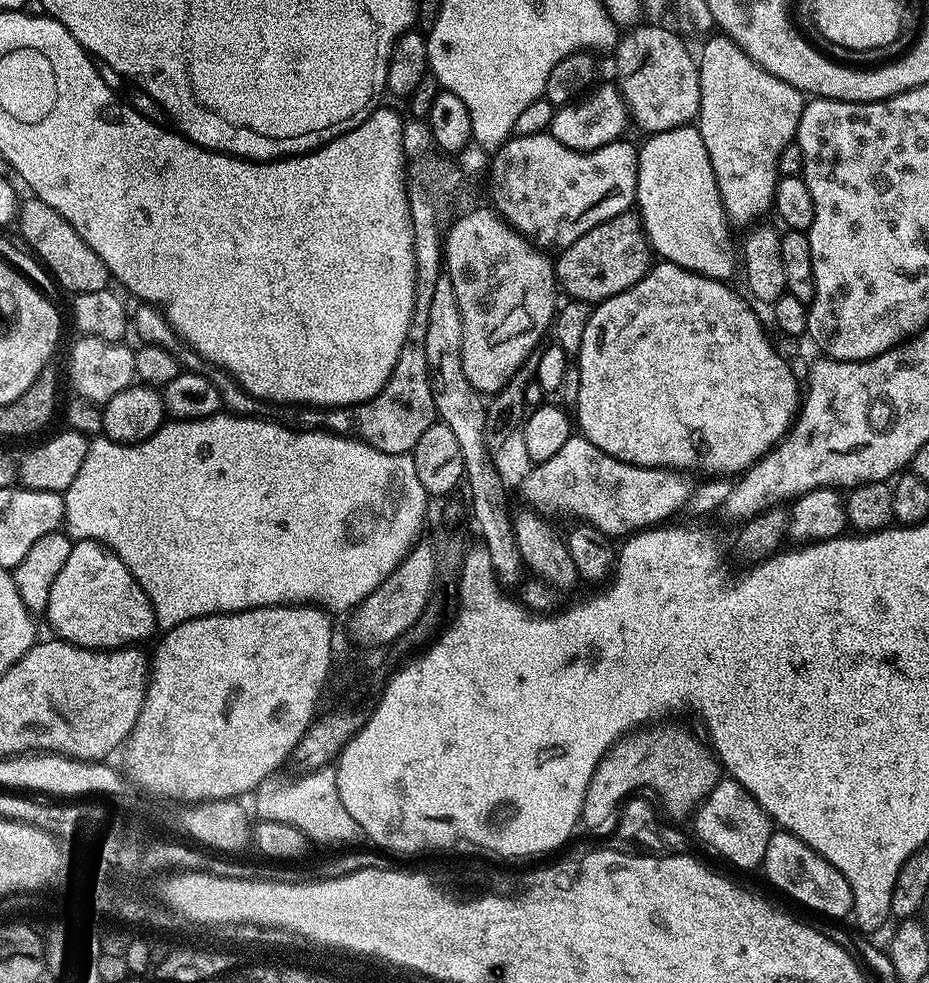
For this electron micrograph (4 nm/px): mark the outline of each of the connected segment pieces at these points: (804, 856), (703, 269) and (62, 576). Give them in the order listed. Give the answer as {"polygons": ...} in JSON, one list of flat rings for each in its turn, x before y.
{"polygons":[[[783,830,773,831,770,842,766,842,766,854,762,873,780,892,785,892,792,900,797,900,804,908,812,912,821,912,824,916,844,916,852,912,852,891,850,882,842,878,826,858,822,858,806,842,794,834]],[[685,126,653,132,648,141,639,145,638,186,636,187,635,207,638,209,640,222,648,247,656,252,661,261,677,264,691,272,700,272,711,280,731,281,731,276,738,272,738,244,732,241,732,232,724,203,714,178,714,166,710,166,710,154,706,154,706,142,702,142,699,127]],[[95,540,73,543,69,560,50,586,46,619,59,639,79,648,127,648,139,645,144,642,140,640,157,631,156,615,142,586,113,552]]]}

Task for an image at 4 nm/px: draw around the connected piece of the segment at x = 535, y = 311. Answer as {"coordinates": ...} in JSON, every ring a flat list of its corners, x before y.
{"coordinates":[[491,207,476,208,473,212,468,212,465,216,460,216,453,222,452,228,447,229,444,237,444,262,450,280,453,282,454,295,457,298,458,310,461,312,462,320,462,367,470,385,476,388,481,394,495,394,503,390,512,376,523,363,527,356,541,347,540,339,544,336,544,331,552,324,552,315,556,312,556,296,558,297,558,285,556,282,556,270,551,259,547,260,545,253,540,251,527,237,523,237,515,229,509,227,501,217,493,211]]}

